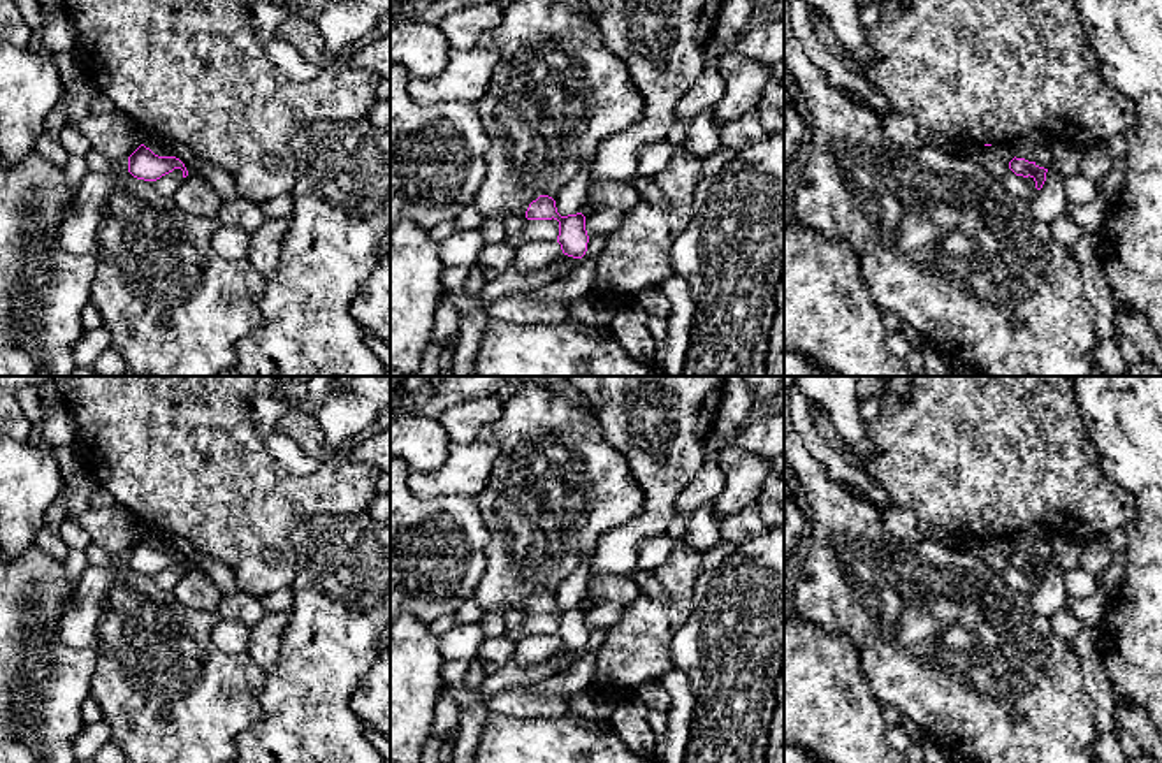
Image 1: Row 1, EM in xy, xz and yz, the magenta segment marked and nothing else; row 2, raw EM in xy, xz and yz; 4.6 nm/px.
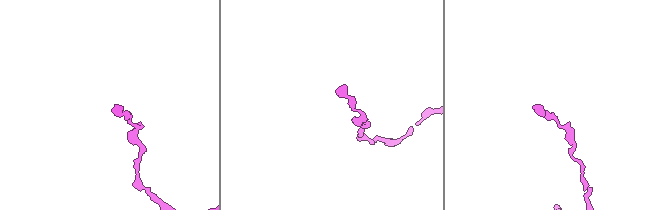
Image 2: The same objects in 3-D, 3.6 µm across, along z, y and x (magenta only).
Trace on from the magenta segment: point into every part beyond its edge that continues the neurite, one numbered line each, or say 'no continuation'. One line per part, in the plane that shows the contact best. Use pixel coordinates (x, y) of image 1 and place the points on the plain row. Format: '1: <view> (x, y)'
no continuation

